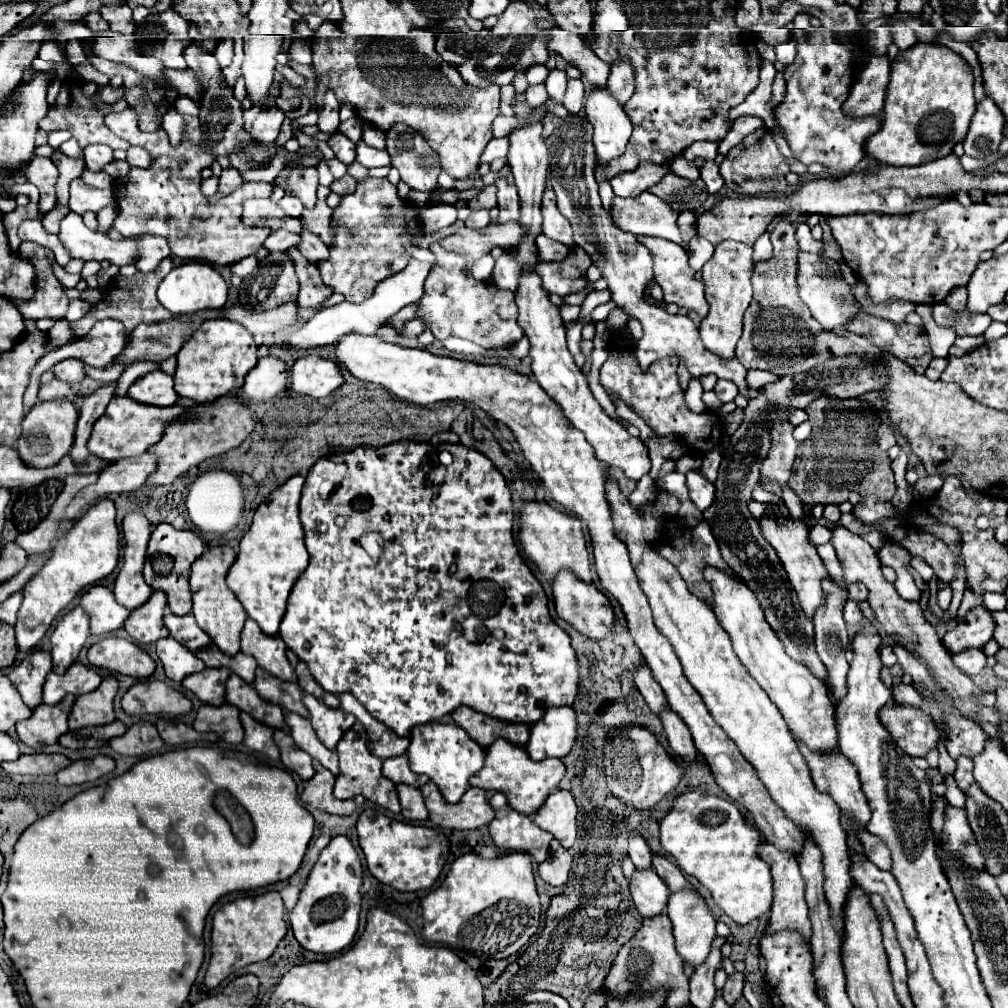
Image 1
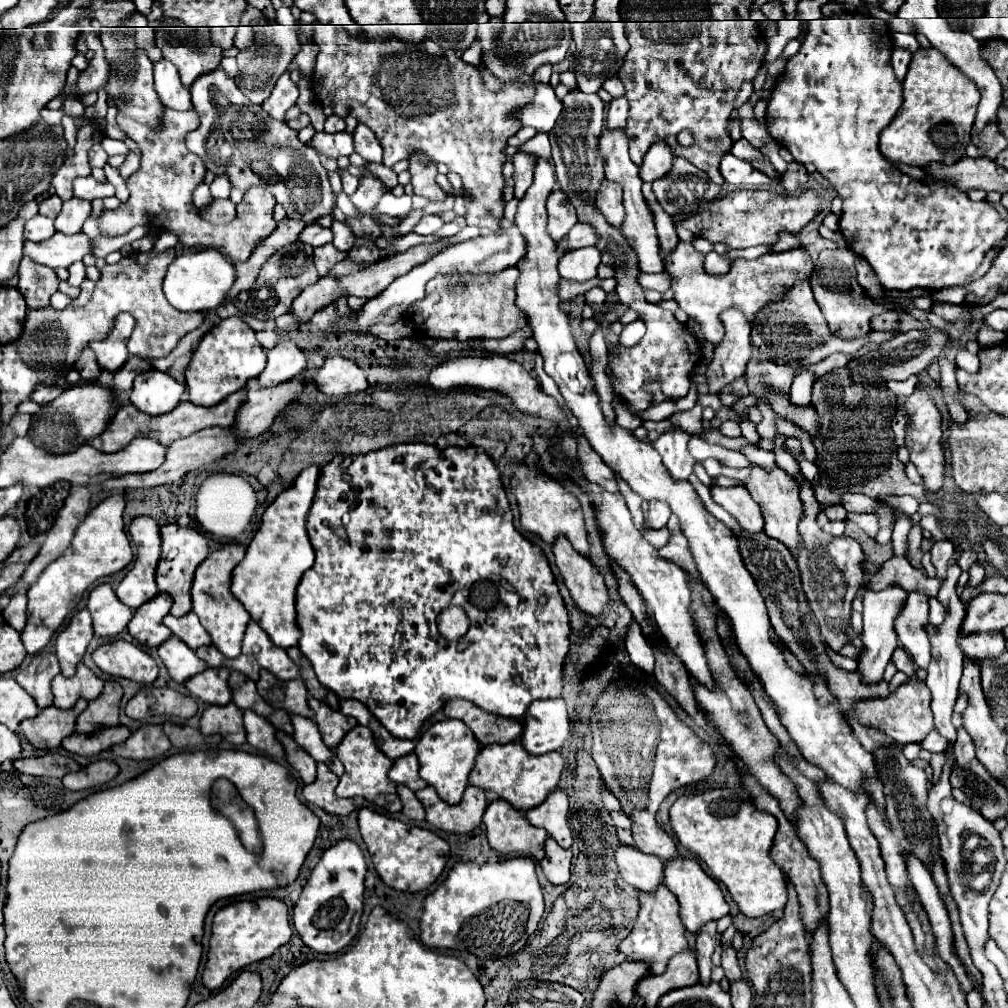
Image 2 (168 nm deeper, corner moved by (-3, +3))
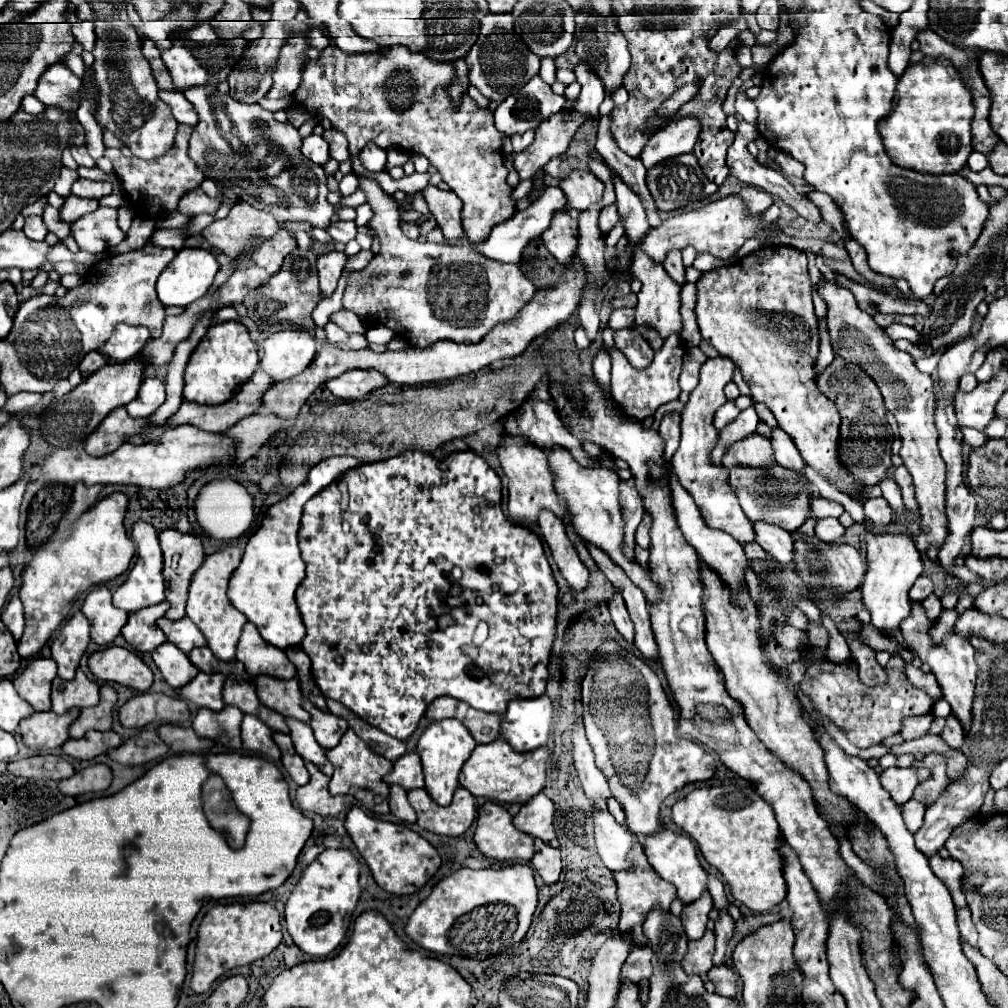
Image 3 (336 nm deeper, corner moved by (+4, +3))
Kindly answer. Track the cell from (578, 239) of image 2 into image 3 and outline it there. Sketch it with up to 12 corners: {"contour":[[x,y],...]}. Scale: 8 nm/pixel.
{"contour":[[610,204],[600,212],[600,228],[608,234],[618,222],[618,208]]}

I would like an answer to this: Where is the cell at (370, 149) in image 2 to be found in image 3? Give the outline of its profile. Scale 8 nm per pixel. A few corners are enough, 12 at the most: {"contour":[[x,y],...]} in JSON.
{"contour":[[368,144],[360,162],[370,172],[386,170],[386,150]]}

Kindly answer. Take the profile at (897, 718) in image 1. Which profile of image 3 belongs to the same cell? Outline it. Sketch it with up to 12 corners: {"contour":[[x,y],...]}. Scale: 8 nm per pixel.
{"contour":[[902,658],[868,688],[856,660],[810,662],[800,688],[854,746],[898,734],[934,704]]}

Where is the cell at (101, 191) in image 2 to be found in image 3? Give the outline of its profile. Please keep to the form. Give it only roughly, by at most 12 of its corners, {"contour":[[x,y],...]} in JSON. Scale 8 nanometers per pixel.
{"contour":[[76,180],[72,194],[102,198],[112,192],[112,182]]}

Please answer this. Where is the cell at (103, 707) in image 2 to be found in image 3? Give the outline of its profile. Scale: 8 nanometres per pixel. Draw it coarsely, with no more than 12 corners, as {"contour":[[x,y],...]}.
{"contour":[[100,688],[100,702],[84,708],[70,726],[70,738],[82,738],[88,730],[110,730],[116,692]]}

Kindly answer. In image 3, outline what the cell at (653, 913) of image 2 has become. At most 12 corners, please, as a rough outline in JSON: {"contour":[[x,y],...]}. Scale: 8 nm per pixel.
{"contour":[[638,836],[632,868],[614,872],[622,908],[618,930],[630,928],[634,944],[654,904],[668,908],[674,884],[650,868]]}

